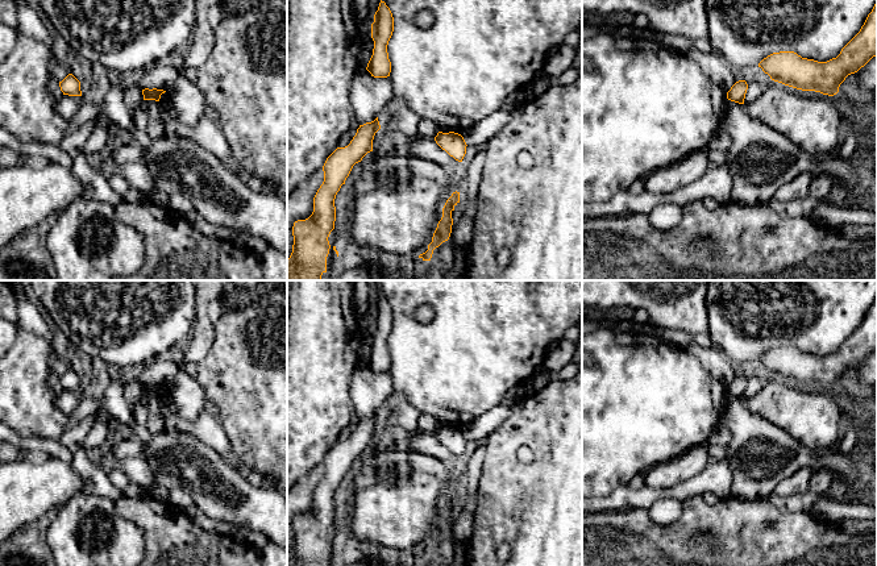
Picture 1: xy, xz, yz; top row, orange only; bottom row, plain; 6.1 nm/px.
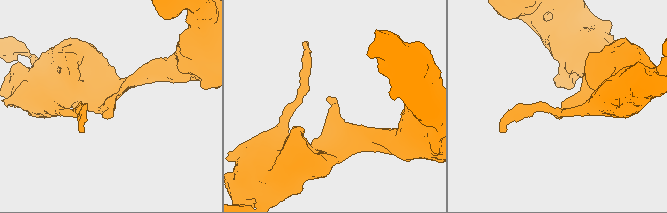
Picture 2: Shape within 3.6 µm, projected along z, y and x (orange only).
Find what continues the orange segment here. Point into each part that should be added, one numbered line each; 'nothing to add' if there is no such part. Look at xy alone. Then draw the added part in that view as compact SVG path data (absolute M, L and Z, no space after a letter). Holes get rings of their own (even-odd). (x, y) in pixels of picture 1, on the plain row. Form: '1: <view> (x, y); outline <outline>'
nothing to add

